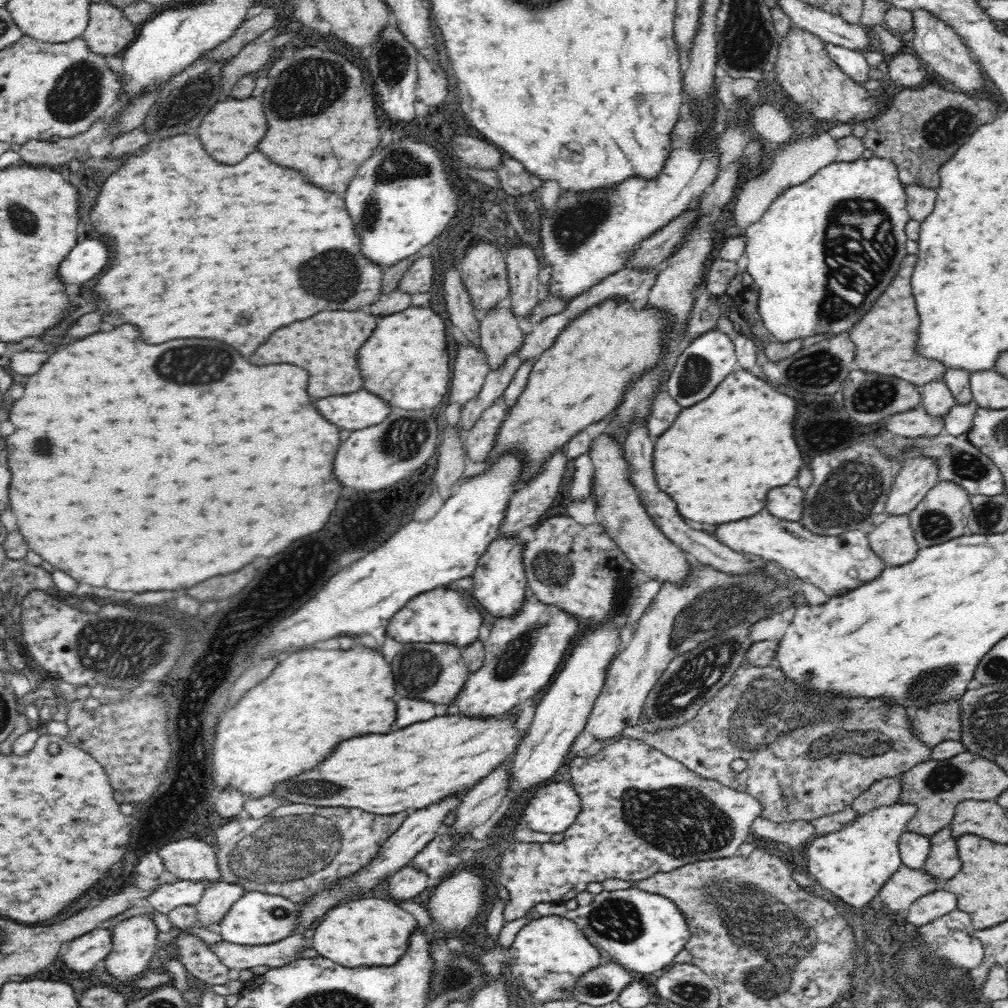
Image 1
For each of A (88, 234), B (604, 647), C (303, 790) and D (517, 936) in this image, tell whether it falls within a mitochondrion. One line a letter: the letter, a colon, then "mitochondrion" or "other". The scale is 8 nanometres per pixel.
A: other
B: other
C: mitochondrion
D: other

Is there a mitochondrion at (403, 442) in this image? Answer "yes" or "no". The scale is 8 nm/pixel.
yes

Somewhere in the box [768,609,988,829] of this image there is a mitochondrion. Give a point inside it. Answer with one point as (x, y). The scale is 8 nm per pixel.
(925, 686)

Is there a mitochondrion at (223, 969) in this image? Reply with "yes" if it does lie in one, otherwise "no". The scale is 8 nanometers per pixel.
no

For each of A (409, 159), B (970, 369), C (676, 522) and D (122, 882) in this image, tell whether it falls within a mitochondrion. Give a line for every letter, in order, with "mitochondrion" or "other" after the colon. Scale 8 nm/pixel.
A: mitochondrion
B: other
C: other
D: other

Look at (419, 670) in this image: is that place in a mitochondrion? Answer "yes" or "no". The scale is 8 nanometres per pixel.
yes

